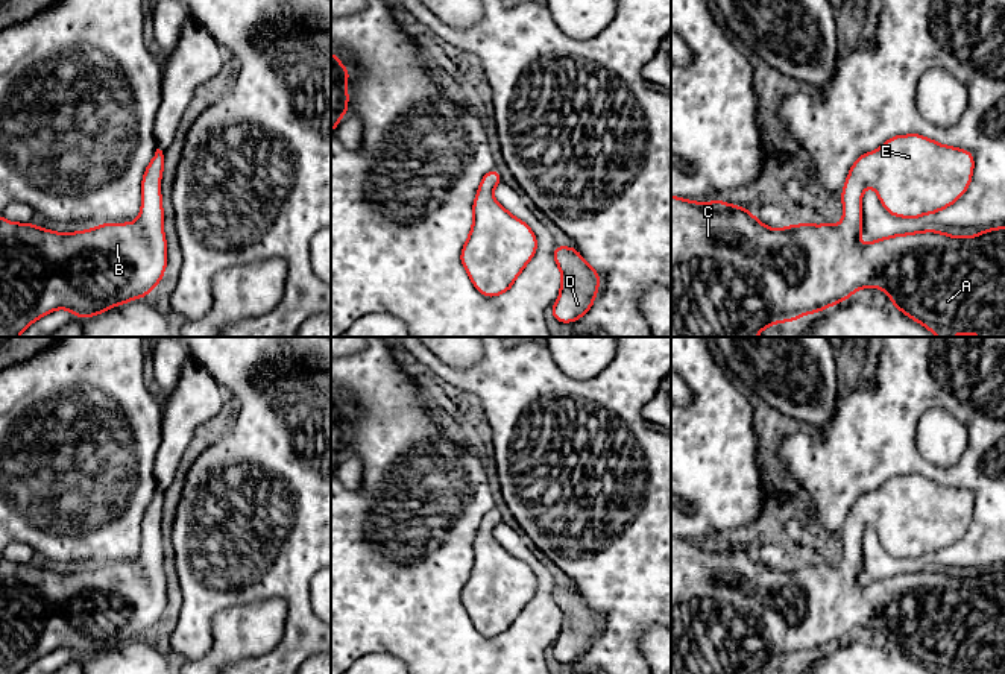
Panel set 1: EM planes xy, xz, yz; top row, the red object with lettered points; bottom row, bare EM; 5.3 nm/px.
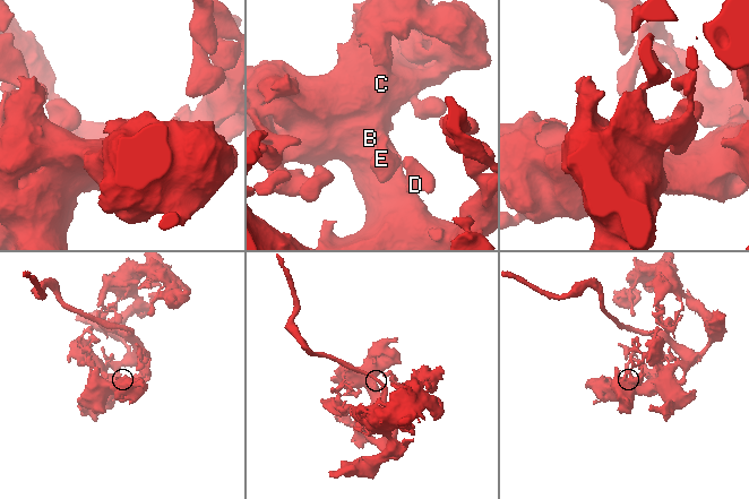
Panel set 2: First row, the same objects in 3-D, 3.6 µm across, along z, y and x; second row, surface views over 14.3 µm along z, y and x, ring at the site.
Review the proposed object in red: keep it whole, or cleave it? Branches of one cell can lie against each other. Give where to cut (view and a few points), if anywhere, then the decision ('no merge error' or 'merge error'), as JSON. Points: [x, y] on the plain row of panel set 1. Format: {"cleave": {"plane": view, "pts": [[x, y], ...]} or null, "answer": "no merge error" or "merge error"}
{"cleave": null, "answer": "no merge error"}

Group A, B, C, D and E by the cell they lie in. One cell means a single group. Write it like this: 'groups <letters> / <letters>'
groups A B C D E

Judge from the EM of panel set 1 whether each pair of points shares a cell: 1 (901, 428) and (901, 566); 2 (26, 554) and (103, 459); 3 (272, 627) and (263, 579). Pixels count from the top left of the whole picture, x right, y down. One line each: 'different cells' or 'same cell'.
1: same cell
2: different cells
3: different cells

